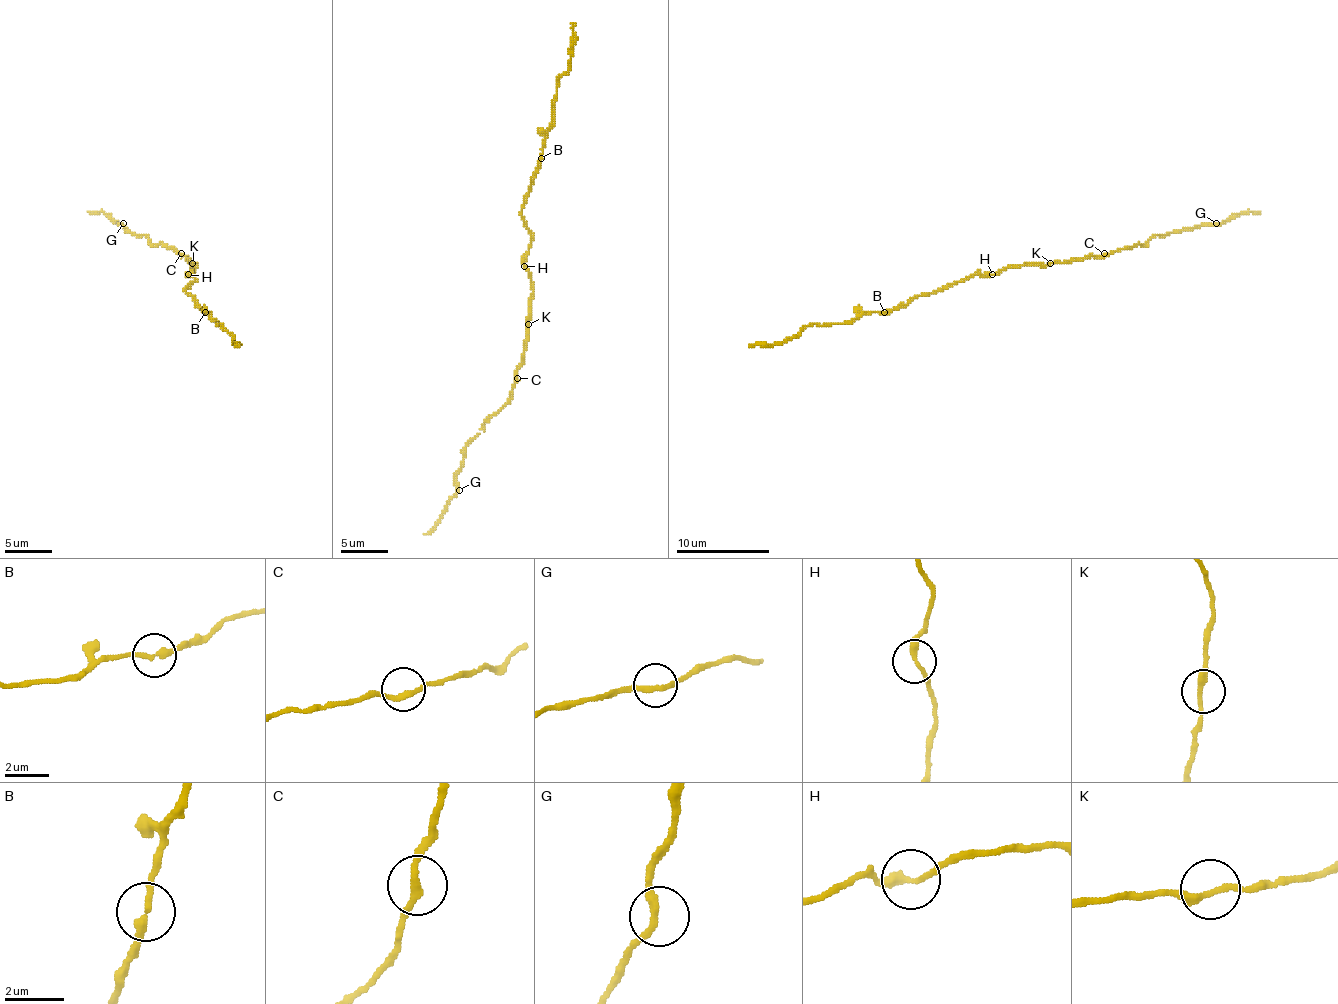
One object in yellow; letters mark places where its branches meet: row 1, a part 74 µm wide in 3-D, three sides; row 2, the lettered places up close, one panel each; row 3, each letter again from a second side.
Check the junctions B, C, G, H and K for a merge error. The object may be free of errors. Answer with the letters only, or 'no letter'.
no letter

